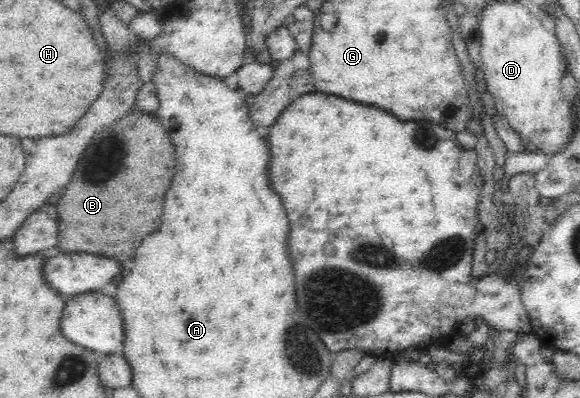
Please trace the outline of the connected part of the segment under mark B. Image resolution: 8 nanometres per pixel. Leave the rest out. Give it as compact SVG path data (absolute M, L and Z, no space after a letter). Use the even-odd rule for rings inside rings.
M135 108L122 121L106 129L98 129L86 153L78 161L78 169L74 171L70 185L66 185L53 199L58 212L55 251L98 253L120 261L126 255L134 257L140 241L160 227L162 201L148 203L146 193L154 195L152 191L156 189L156 197L164 197L168 191L174 173L172 145L169 133L160 121L154 115ZM124 185L128 185L128 193L120 193Z

